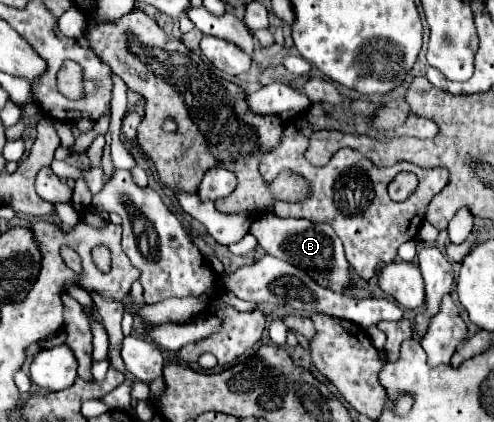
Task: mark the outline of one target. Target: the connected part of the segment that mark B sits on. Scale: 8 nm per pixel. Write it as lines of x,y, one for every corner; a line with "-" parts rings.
263,216
259,218
259,222
251,224
251,234
257,238
259,246
267,254
299,266
319,286
333,292
345,292
351,286
351,272
349,262
343,254
343,244
329,224
317,224
311,220
297,220
297,218

